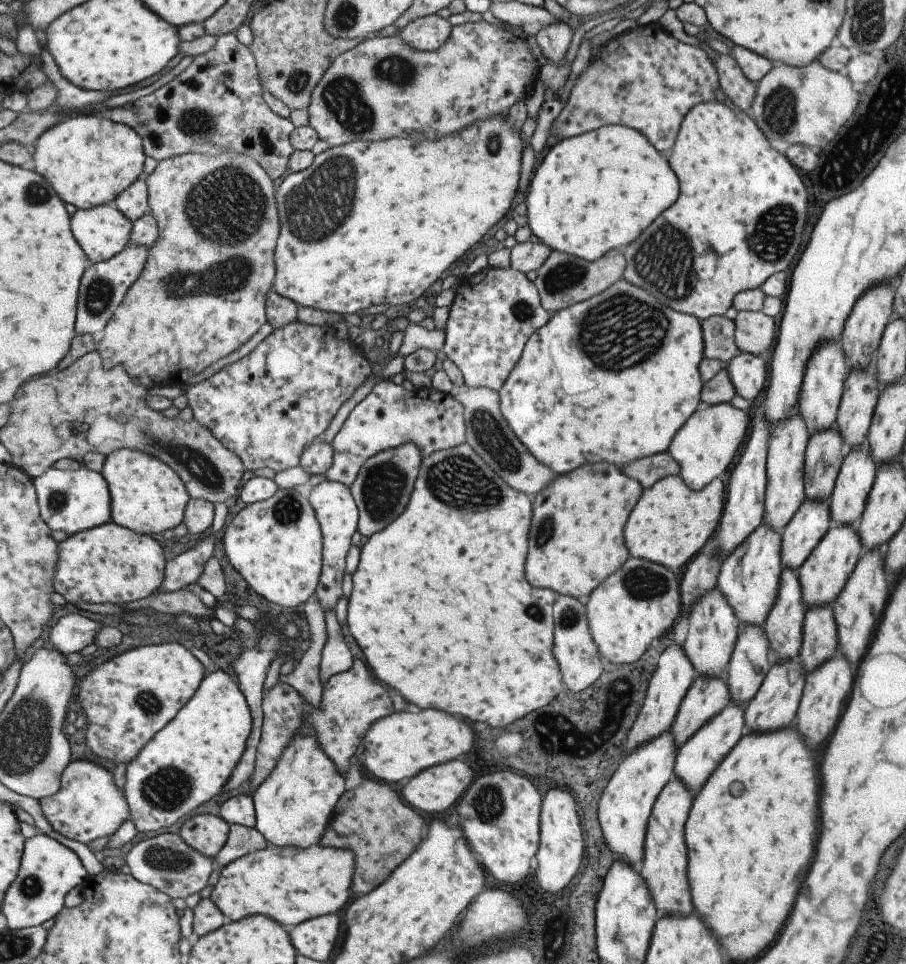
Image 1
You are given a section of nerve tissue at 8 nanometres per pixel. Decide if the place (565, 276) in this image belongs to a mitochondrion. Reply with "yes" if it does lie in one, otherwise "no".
yes

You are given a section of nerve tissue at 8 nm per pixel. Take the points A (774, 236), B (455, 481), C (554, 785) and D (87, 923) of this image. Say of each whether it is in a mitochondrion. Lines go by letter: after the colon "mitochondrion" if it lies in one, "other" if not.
A: mitochondrion
B: mitochondrion
C: other
D: other

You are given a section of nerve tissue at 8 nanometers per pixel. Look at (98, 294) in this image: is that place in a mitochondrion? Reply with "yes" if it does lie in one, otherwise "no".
yes

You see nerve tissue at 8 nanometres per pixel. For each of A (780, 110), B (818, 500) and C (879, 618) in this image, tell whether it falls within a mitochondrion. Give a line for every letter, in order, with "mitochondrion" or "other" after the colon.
A: mitochondrion
B: other
C: other

